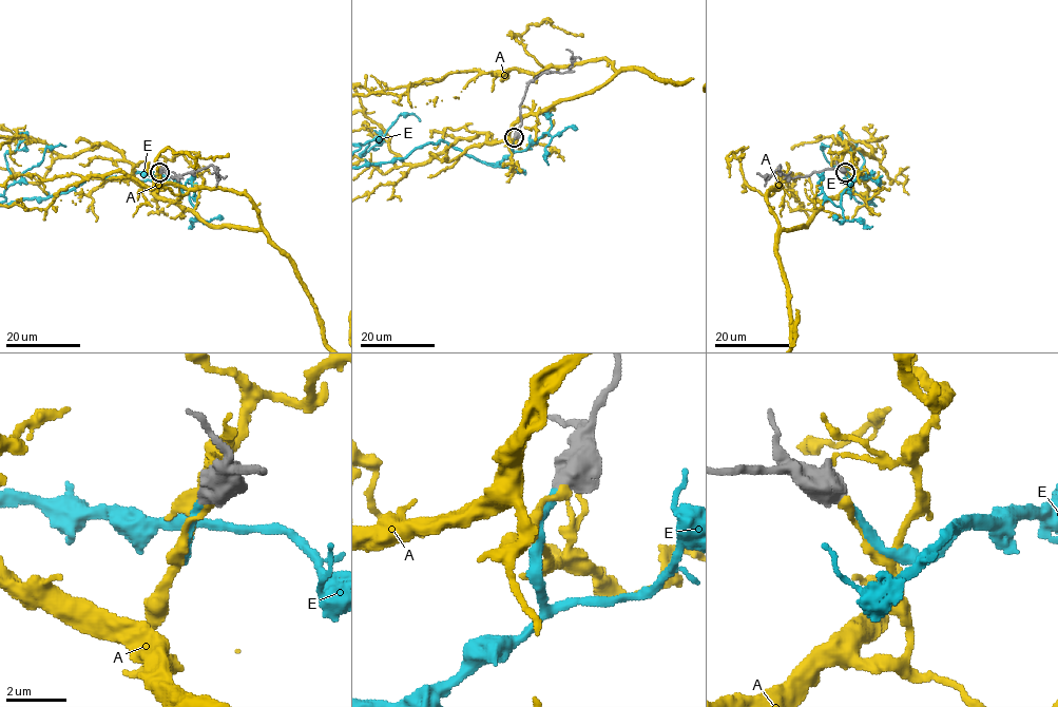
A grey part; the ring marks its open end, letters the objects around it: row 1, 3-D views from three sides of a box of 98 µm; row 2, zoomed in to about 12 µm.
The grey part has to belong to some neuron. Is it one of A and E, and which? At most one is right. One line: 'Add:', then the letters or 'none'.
Add: E

